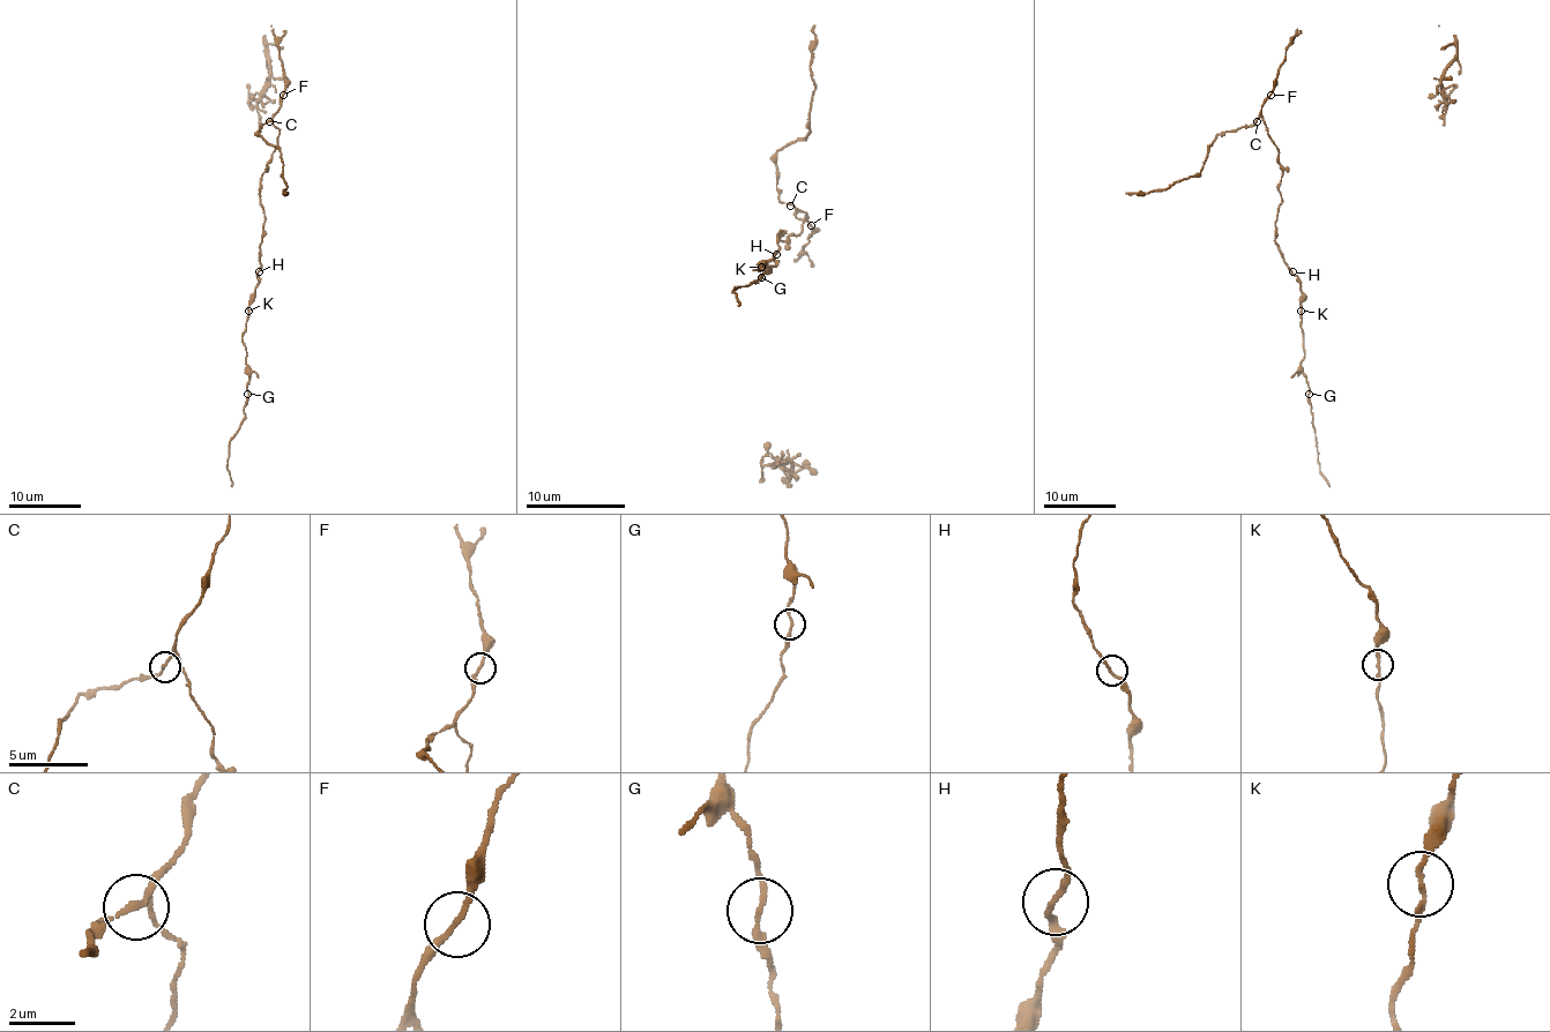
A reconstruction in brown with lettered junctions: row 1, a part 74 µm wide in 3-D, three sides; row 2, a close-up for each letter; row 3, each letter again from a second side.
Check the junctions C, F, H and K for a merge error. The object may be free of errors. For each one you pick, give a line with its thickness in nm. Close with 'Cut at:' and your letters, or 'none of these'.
Cut at: none of these

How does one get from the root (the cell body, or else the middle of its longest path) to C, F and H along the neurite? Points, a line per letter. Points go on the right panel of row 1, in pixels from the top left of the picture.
C: (1276, 147), (1264, 121), (1260, 118), (1257, 121)
F: (1276, 147), (1261, 116), (1261, 103), (1271, 95)
H: (1276, 147), (1281, 170), (1277, 187), (1281, 203), (1274, 224), (1274, 244), (1293, 271)

